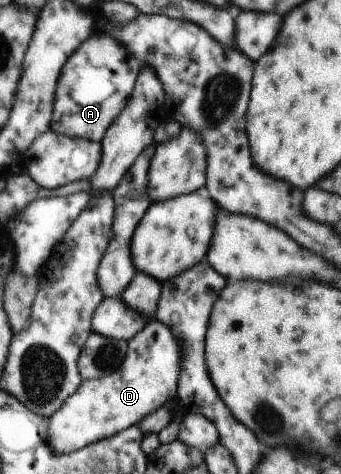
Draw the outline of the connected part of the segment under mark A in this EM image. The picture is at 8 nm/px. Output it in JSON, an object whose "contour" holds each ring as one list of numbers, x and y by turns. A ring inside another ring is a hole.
{"contour":[[96,30,62,67,49,129,58,135,101,142,110,125,126,107,141,67,142,63,116,39]]}

